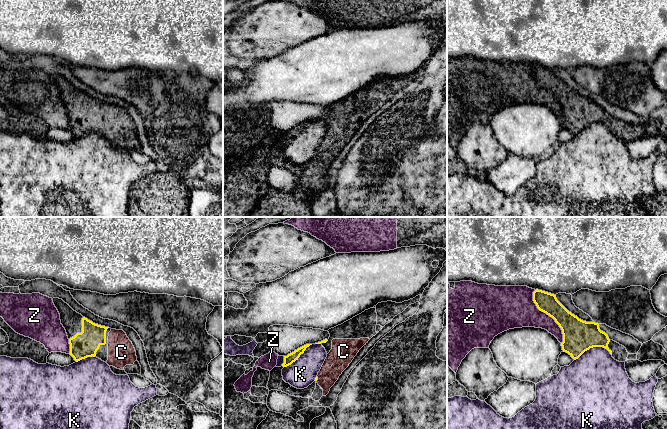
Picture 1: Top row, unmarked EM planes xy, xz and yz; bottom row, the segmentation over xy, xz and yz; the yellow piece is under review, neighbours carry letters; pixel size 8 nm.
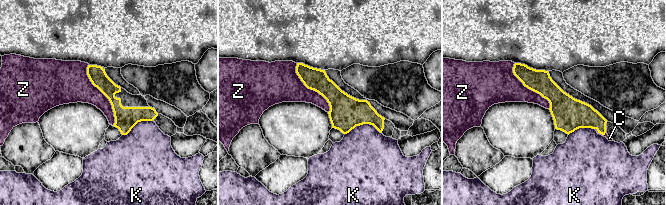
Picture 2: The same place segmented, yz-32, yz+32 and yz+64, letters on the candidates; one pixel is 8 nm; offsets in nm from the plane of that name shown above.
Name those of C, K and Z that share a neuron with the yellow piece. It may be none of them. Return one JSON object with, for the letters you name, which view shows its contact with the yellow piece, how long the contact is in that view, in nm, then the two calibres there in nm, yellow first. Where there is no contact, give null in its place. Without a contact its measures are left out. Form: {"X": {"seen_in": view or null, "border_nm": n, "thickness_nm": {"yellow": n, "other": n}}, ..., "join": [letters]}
{"C": {"seen_in": "xz", "border_nm": 40, "thickness_nm": {"yellow": 20, "other": 190}}, "join": ["C"]}

